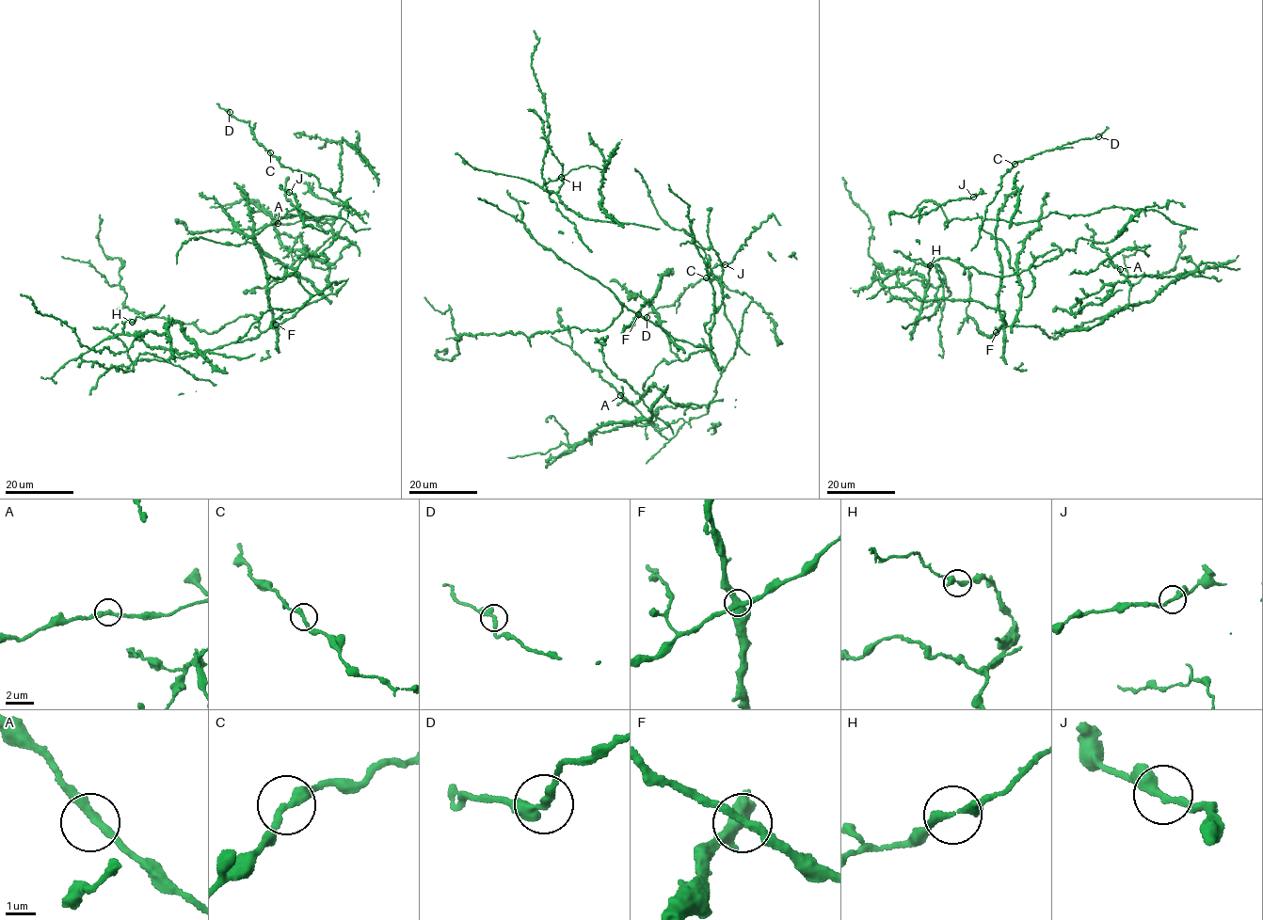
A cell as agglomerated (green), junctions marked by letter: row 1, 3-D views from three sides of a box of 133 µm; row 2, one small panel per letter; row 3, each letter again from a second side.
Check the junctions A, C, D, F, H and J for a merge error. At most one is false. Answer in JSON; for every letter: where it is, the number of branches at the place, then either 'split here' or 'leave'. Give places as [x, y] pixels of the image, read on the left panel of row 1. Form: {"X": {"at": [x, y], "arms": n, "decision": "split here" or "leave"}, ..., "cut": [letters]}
{"A": {"at": [278, 223], "arms": 2, "decision": "leave"}, "C": {"at": [270, 152], "arms": 2, "decision": "leave"}, "D": {"at": [230, 112], "arms": 2, "decision": "leave"}, "F": {"at": [276, 325], "arms": 2, "decision": "leave"}, "H": {"at": [132, 322], "arms": 2, "decision": "leave"}, "J": {"at": [289, 192], "arms": 2, "decision": "leave"}, "cut": []}

